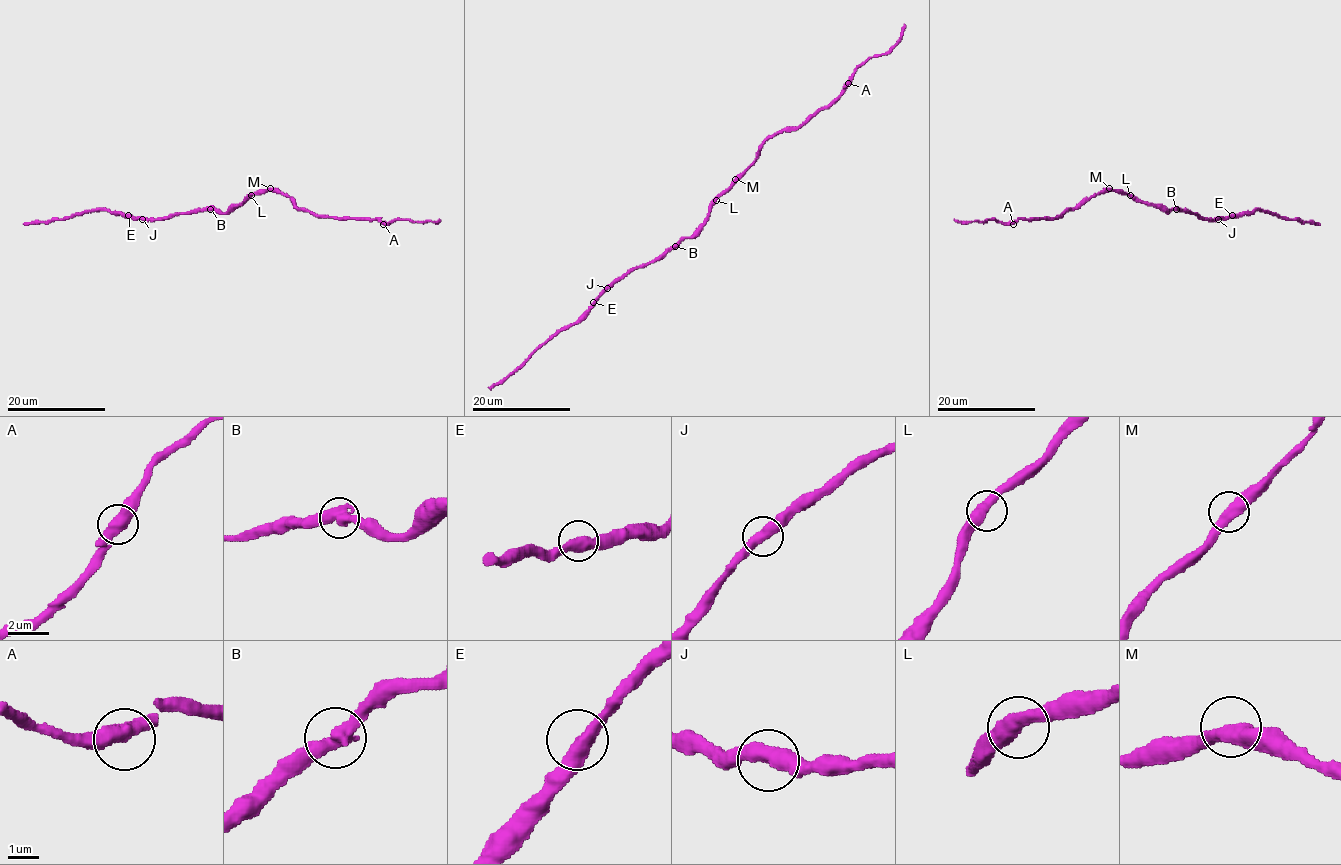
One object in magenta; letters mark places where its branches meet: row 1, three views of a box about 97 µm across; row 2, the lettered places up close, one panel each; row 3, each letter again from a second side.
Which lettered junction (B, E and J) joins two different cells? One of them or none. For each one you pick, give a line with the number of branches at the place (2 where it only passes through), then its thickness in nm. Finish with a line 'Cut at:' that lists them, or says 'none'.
Cut at: none

